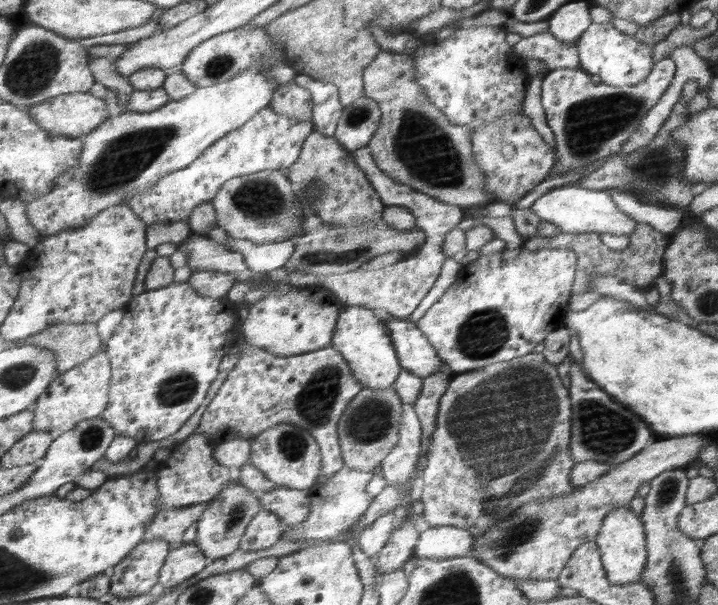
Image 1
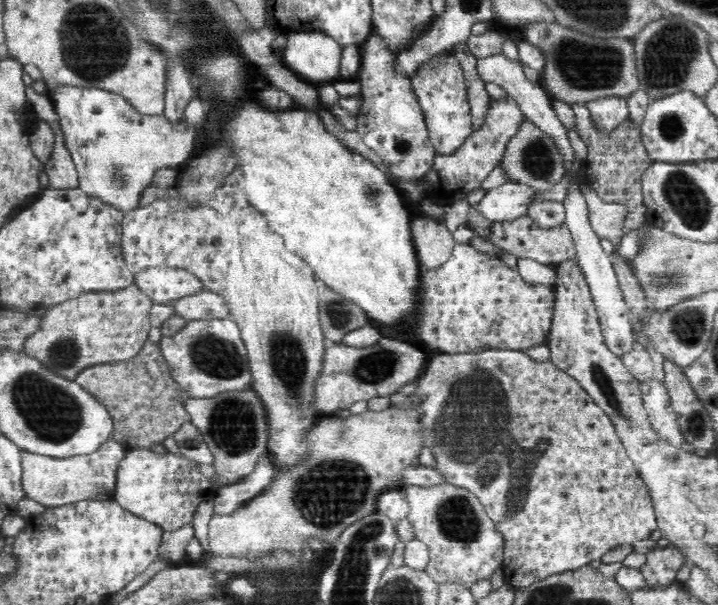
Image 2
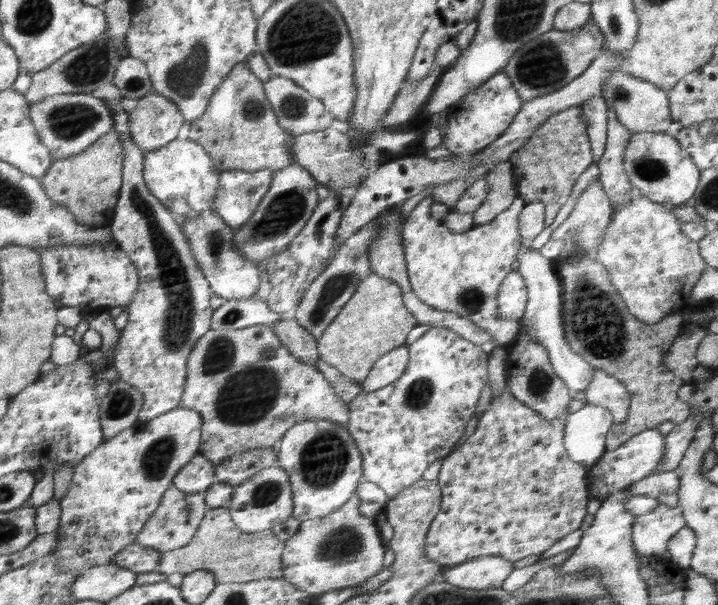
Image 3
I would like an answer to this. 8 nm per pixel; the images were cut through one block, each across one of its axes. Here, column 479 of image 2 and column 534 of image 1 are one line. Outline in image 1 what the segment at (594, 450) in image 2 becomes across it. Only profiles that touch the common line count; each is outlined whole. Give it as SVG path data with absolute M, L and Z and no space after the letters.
M532 352L530 355L522 356L519 359L453 375L446 391L440 397L435 420L436 427L432 431L432 437L430 437L427 465L421 476L422 482L424 482L420 498L423 520L430 527L454 525L466 530L469 530L470 526L485 529L490 525L496 525L498 521L512 515L514 511L520 510L524 503L546 501L546 499L556 497L556 495L568 495L570 491L576 490L576 486L572 485L571 482L571 472L575 468L575 461L572 460L571 456L571 432L574 424L570 390L562 384L555 365L548 361L542 353Z

